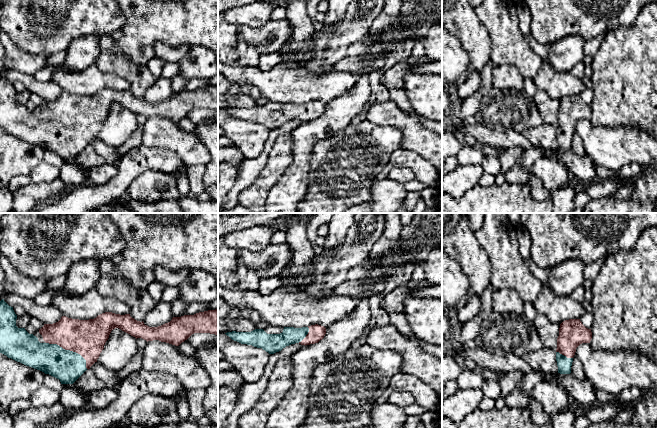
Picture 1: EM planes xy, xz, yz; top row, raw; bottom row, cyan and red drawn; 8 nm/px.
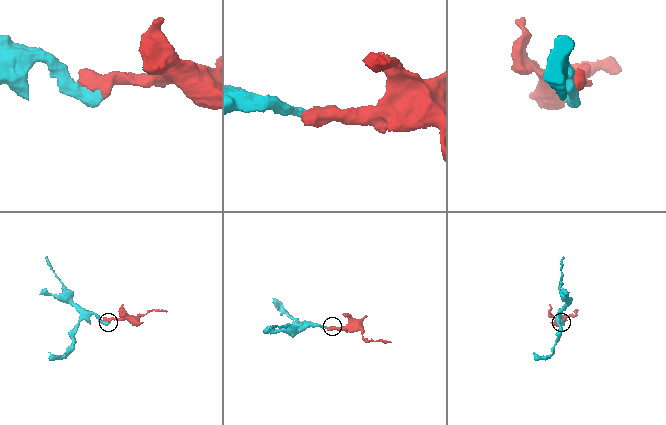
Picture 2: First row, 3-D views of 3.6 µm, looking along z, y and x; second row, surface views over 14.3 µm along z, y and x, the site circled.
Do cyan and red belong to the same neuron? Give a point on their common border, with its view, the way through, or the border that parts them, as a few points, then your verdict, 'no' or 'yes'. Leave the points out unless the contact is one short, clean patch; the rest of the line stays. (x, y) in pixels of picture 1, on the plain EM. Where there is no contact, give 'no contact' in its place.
contact xy (69, 126); yes

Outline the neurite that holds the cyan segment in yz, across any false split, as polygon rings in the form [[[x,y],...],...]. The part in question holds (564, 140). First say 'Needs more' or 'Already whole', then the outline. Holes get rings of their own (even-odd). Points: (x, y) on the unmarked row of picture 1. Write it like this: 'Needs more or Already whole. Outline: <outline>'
Needs more. Outline: [[[569,95],[560,100],[556,125],[558,149],[571,149],[576,124],[582,119],[590,119],[591,115],[591,105],[586,104],[580,95]]]

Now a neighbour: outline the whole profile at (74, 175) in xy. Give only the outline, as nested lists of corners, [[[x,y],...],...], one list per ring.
[[[62,160],[59,170],[59,177],[72,188],[89,184],[87,170],[73,160]]]

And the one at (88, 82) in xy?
[[[95,65],[84,71],[56,71],[53,82],[68,94],[89,96],[105,88],[125,91],[130,89],[130,84],[124,78],[113,74],[104,73]]]

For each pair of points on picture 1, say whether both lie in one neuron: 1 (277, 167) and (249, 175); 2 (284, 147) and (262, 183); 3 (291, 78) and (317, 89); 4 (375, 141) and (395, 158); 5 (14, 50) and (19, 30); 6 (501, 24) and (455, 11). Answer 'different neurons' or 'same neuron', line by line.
1: different neurons
2: same neuron
3: same neuron
4: different neurons
5: different neurons
6: different neurons

